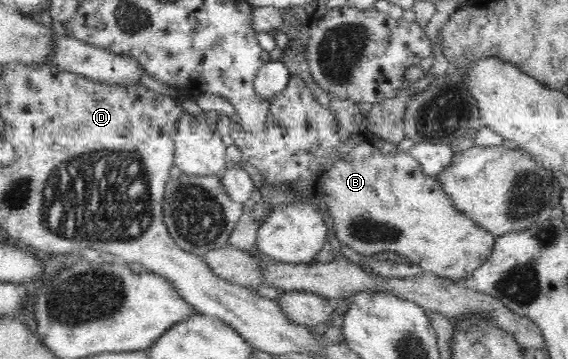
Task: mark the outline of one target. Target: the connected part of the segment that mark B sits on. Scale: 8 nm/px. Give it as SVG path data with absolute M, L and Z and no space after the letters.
M292 74L290 76L290 81L288 81L288 87L286 87L282 93L274 95L269 103L270 117L268 117L268 125L266 125L266 129L264 129L262 133L246 133L240 125L240 120L237 114L234 113L230 116L230 135L234 140L234 144L242 149L243 160L256 167L262 175L262 178L264 178L264 181L268 184L272 186L274 186L274 184L287 185L289 188L292 188L294 192L298 192L298 196L302 196L305 201L312 202L318 210L320 210L320 203L324 201L326 209L334 220L333 234L334 242L337 246L346 245L346 247L350 247L358 254L364 256L371 256L387 251L399 253L400 255L404 255L404 257L408 257L410 262L420 265L420 267L426 272L431 272L441 278L460 281L463 281L464 278L466 278L466 275L472 274L473 271L476 271L478 267L482 267L482 265L490 259L490 255L492 255L492 251L494 251L494 245L496 245L496 240L499 239L499 236L493 235L493 233L487 231L484 227L481 227L481 225L475 223L465 211L456 207L453 197L443 189L443 186L439 181L424 174L418 162L416 162L408 152L400 151L397 144L384 141L377 135L368 131L348 132L341 129L340 126L338 126L336 117L334 117L332 111L330 111L330 108L326 105L320 104L318 100L314 98L314 95L300 76L294 76Z

